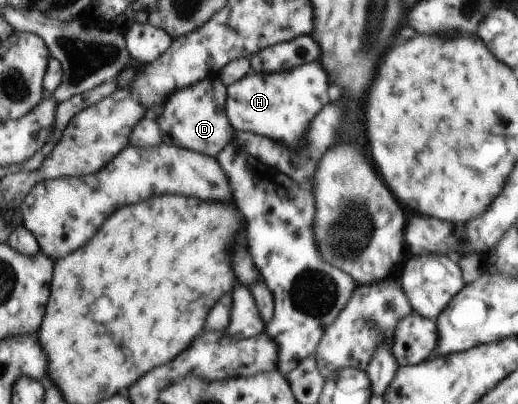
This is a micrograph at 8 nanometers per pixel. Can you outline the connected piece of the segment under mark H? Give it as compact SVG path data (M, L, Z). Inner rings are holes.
M309 63L303 67L295 67L278 74L260 74L251 71L239 81L226 87L226 110L229 123L238 132L253 132L259 135L273 138L284 143L290 150L299 150L304 146L304 135L310 121L323 107L329 103L329 87L327 87L327 75L321 69L319 63Z

